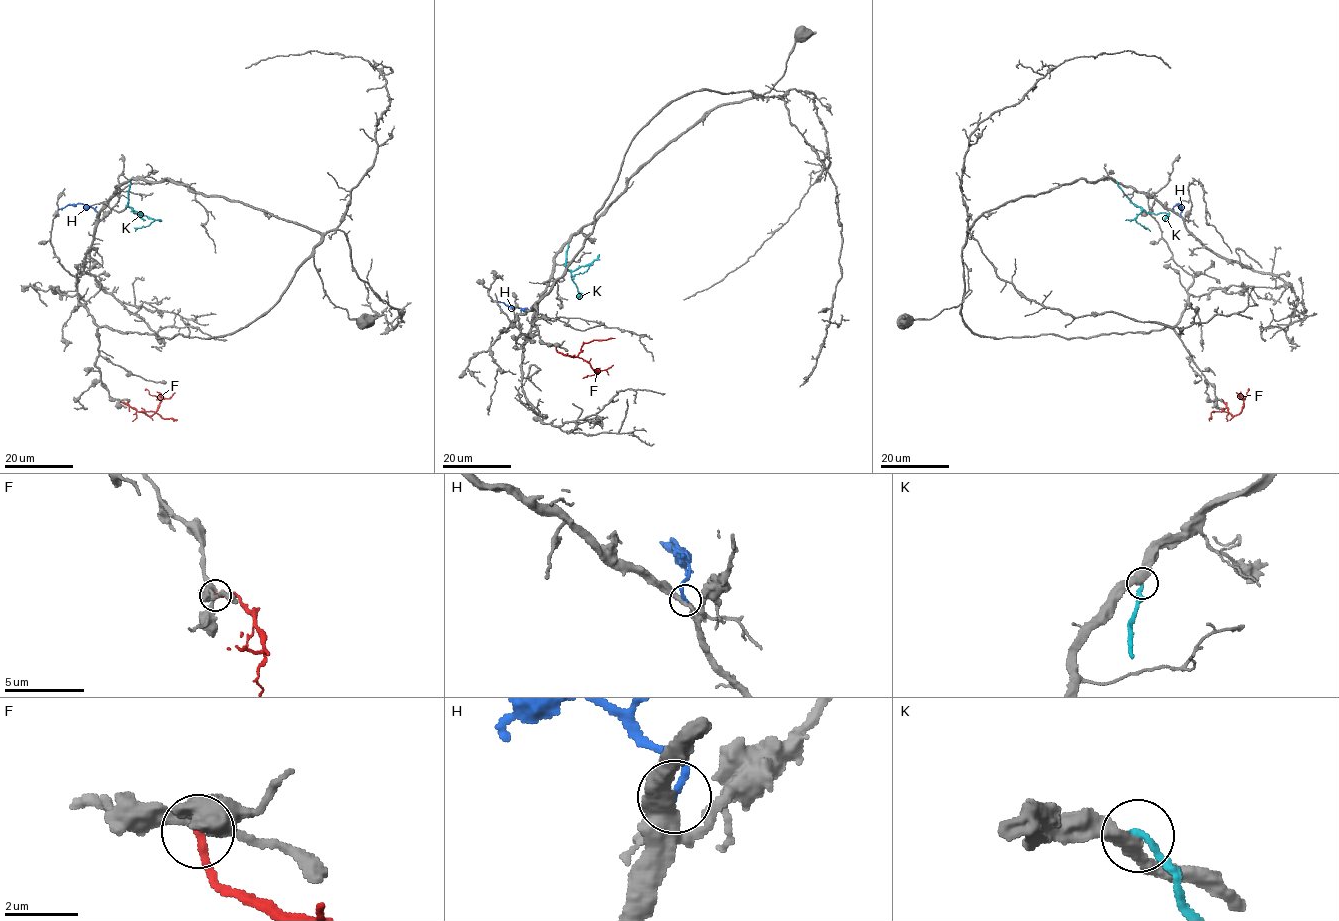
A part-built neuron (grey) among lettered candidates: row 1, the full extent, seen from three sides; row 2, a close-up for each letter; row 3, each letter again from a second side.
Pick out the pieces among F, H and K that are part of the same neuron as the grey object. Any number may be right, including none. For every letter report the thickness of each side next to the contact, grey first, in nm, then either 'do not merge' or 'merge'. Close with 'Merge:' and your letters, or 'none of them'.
F: 260/240 nm | do not merge
H: 440/180 nm | do not merge
K: 400/220 nm | do not merge
Merge: none of them

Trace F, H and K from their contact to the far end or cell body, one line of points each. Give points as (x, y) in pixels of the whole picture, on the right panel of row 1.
F: (1217, 400), (1222, 401), (1235, 415), (1241, 411), (1249, 390)
H: (1181, 216), (1182, 208), (1178, 203), (1173, 209)
K: (1114, 179), (1139, 206), (1141, 211), (1135, 220), (1150, 231)

